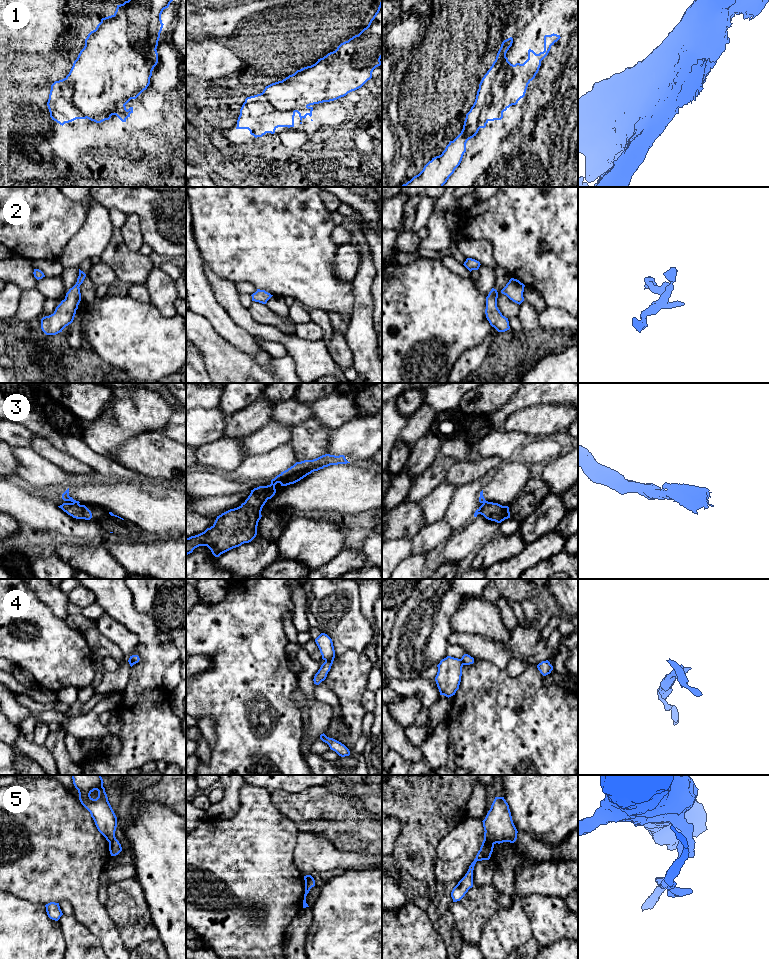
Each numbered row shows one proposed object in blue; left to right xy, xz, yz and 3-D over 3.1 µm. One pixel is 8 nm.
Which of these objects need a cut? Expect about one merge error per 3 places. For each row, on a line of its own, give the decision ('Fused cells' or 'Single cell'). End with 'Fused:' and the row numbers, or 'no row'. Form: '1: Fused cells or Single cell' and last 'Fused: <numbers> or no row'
1: Fused cells
2: Single cell
3: Single cell
4: Fused cells
5: Fused cells
Fused: 1, 4, 5

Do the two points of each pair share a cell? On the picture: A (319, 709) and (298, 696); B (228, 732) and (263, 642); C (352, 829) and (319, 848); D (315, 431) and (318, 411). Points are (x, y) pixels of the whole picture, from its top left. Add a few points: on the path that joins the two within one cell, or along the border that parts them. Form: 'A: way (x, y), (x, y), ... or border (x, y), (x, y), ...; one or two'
A: way (314, 707), (303, 701); one
B: way (241, 710), (241, 680), (248, 673), (248, 664); one
C: border (308, 833), (324, 836), (340, 850), (352, 851); two
D: border (311, 416), (330, 430); two

